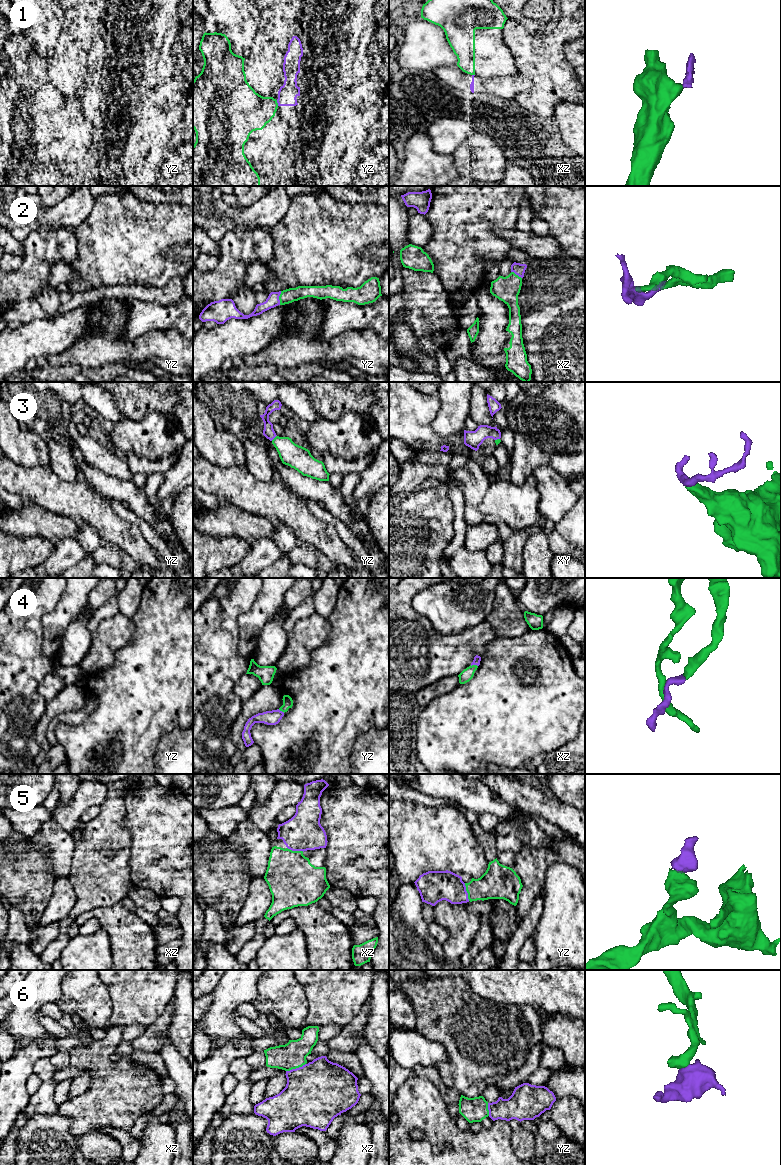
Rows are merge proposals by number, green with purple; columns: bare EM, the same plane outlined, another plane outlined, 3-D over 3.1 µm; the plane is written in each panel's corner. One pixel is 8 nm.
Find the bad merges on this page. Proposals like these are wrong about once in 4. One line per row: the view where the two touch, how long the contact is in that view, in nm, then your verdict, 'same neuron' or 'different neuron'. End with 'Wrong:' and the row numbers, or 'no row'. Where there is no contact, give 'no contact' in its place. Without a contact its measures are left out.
1: yz | 50 nm | different neuron
2: yz | 110 nm | same neuron
3: yz | 60 nm | same neuron
4: xz | 60 nm | same neuron
5: yz | 150 nm | same neuron
6: xz | 170 nm | same neuron
Wrong: 1

